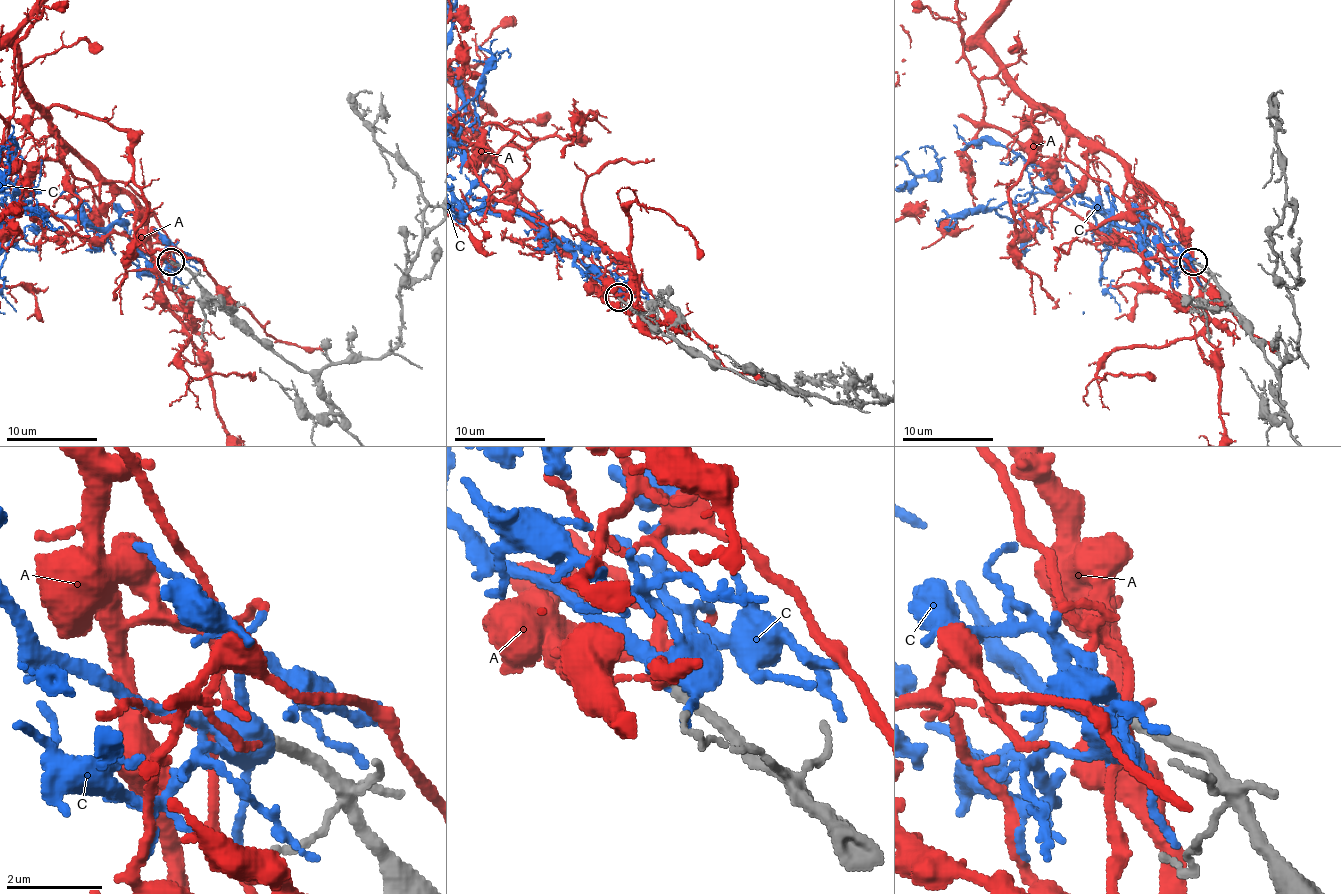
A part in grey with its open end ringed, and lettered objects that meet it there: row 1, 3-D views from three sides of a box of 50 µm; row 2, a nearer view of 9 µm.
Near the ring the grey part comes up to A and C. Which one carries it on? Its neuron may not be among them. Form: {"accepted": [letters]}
{"accepted": ["C"]}

